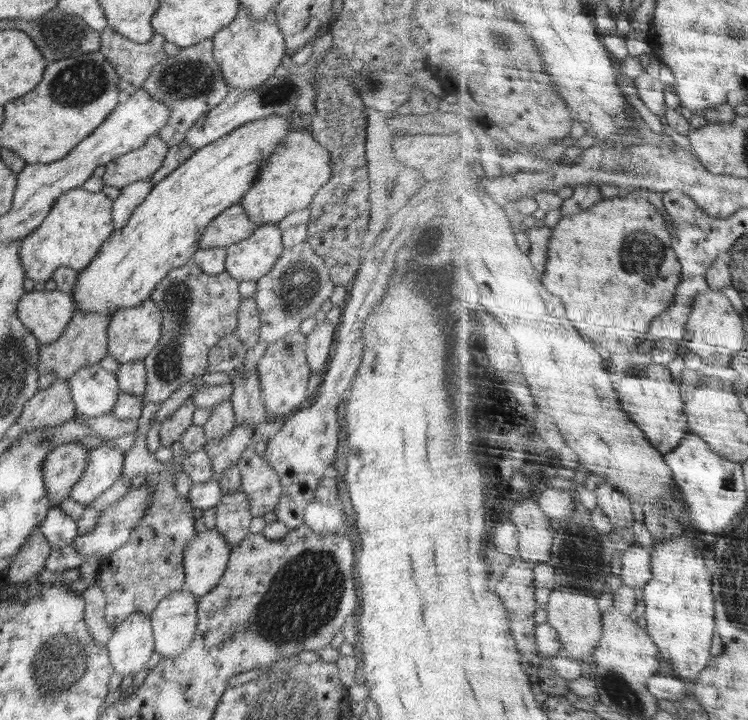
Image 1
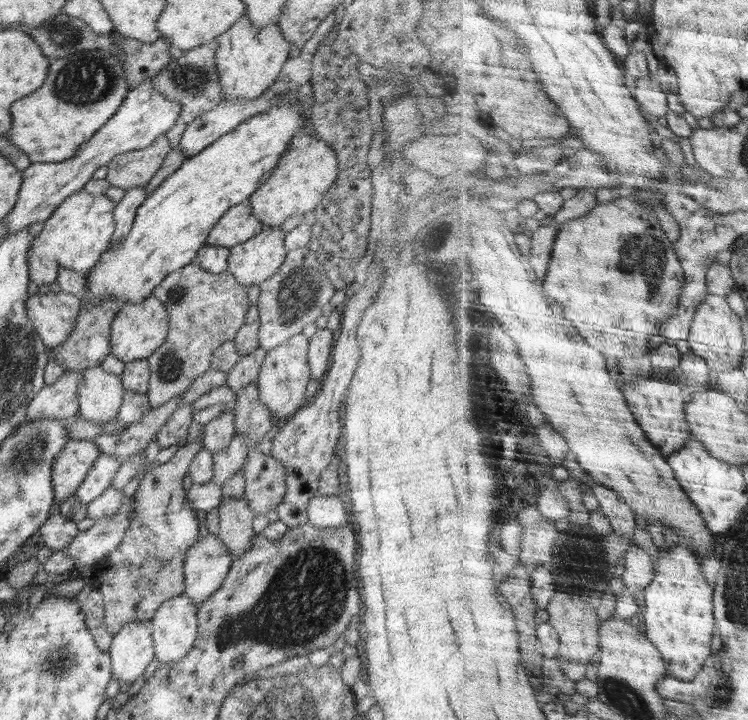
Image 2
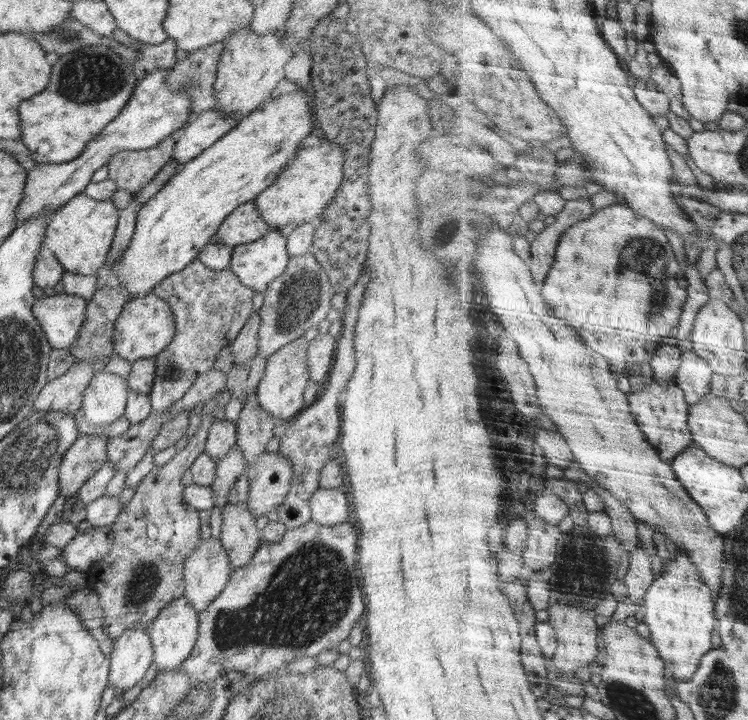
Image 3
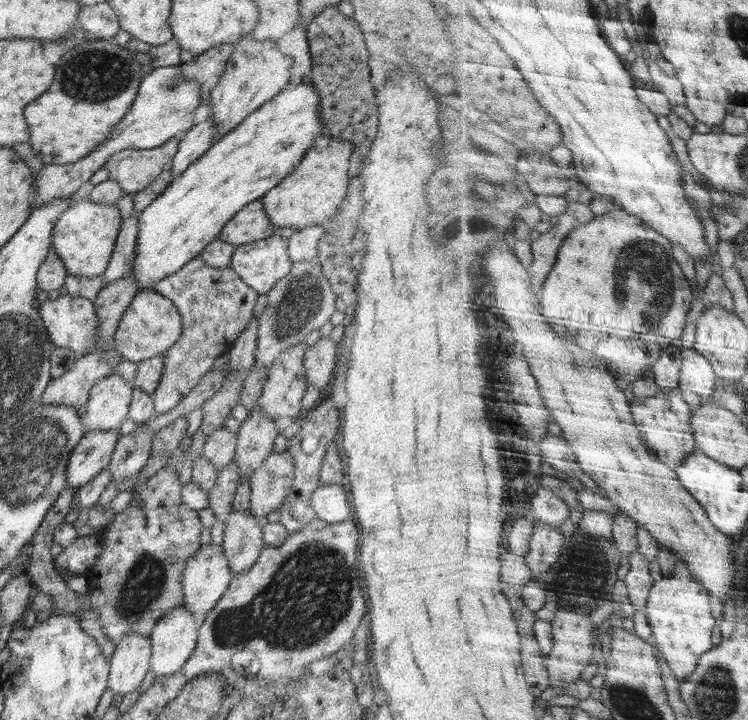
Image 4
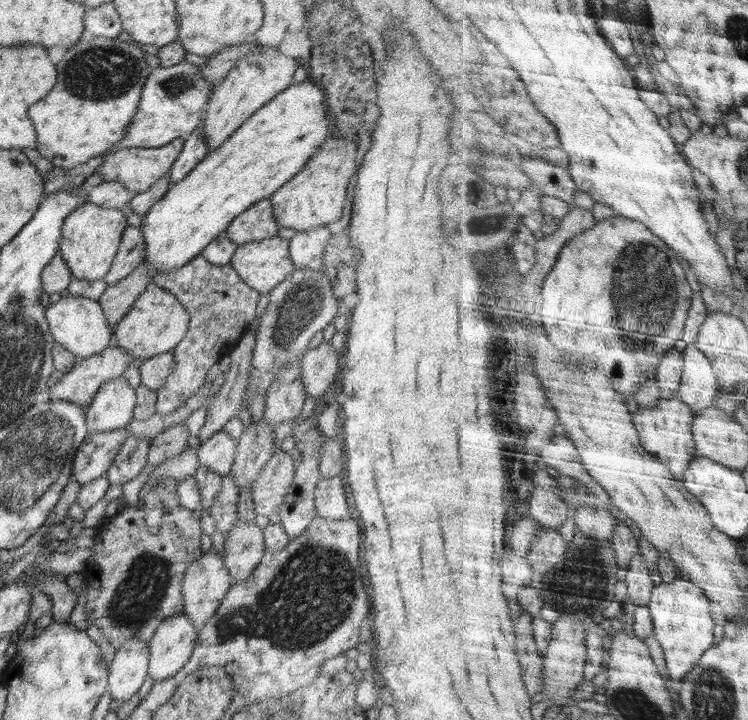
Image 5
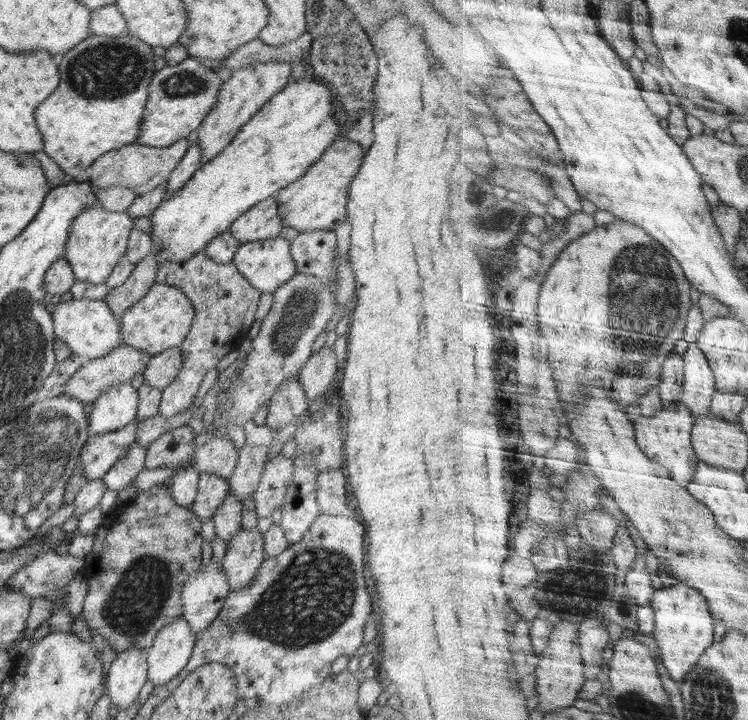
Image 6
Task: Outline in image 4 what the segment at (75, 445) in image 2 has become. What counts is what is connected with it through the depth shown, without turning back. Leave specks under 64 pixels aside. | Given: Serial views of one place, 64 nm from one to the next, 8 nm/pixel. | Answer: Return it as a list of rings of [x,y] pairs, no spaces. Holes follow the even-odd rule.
[[[90,430],[84,434],[68,460],[66,468],[68,488],[78,490],[91,482],[102,470],[107,469],[120,438],[122,435],[115,431]]]

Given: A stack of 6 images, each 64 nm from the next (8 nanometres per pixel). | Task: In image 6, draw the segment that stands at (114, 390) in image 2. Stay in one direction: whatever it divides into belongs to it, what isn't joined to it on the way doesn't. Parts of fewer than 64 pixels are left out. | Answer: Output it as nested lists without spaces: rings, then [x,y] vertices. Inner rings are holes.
[[[118,383],[109,386],[93,402],[93,408],[87,416],[89,434],[104,434],[122,429],[137,420],[138,393],[130,383]]]

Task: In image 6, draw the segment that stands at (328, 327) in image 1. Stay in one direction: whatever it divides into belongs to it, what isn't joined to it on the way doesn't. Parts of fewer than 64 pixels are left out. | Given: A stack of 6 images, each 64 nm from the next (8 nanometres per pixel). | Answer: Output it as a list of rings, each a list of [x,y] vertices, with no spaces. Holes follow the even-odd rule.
[[[324,346],[316,352],[311,351],[308,360],[300,368],[298,379],[305,395],[312,402],[324,395],[339,373],[336,353],[333,348]]]

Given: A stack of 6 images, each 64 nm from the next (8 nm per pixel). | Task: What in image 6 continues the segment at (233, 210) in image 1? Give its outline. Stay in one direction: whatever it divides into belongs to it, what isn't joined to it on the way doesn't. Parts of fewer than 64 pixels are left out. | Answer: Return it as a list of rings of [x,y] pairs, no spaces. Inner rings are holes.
[[[274,196],[265,198],[251,210],[241,214],[230,225],[229,232],[240,244],[276,238],[284,227],[278,210]]]

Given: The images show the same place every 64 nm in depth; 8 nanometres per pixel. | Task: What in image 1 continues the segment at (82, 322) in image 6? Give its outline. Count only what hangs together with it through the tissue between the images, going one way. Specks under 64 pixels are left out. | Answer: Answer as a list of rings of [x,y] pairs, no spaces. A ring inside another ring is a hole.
[[[58,289],[25,292],[19,298],[16,310],[20,322],[36,337],[40,345],[54,342],[64,332],[76,312],[73,296]]]

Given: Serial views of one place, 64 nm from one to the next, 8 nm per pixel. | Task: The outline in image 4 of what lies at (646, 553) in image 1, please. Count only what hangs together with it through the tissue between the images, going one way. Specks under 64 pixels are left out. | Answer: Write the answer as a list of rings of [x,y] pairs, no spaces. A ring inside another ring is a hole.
[[[637,551],[630,557],[630,560],[631,571],[625,578],[629,586],[629,595],[637,610],[646,612],[653,586],[657,581],[652,576],[651,563],[644,554]]]

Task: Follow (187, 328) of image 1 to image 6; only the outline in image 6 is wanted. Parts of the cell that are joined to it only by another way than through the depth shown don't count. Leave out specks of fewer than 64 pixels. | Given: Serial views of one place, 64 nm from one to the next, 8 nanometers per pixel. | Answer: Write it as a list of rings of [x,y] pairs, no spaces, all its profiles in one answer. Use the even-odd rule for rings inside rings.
[[[204,250],[184,262],[160,260],[156,283],[179,288],[192,303],[195,315],[184,342],[179,346],[183,356],[181,369],[173,381],[161,389],[159,415],[164,419],[184,414],[193,406],[193,401],[208,370],[216,368],[228,352],[237,349],[241,342],[253,335],[256,328],[256,308],[262,292],[256,290],[238,272],[233,263],[214,262]]]

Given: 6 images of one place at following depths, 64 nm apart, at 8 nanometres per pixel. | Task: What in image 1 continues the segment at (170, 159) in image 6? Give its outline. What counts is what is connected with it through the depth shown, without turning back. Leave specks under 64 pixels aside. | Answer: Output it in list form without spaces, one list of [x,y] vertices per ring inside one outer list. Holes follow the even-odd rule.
[[[157,134],[149,136],[135,151],[122,154],[105,164],[103,184],[124,188],[138,179],[151,177],[162,166],[169,145]]]

